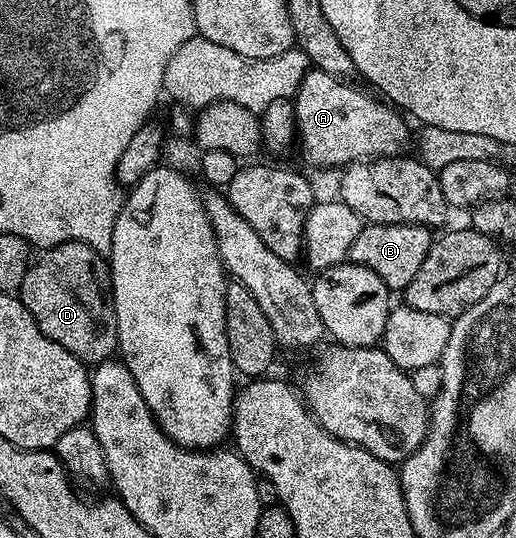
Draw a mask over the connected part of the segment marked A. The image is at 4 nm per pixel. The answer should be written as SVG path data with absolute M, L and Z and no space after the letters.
M314 68L308 70L301 80L299 91L293 99L297 150L303 153L309 165L346 168L352 162L394 158L402 155L406 151L403 149L409 146L408 119L396 107L380 100L374 93L366 89L358 90L351 85L355 84Z

